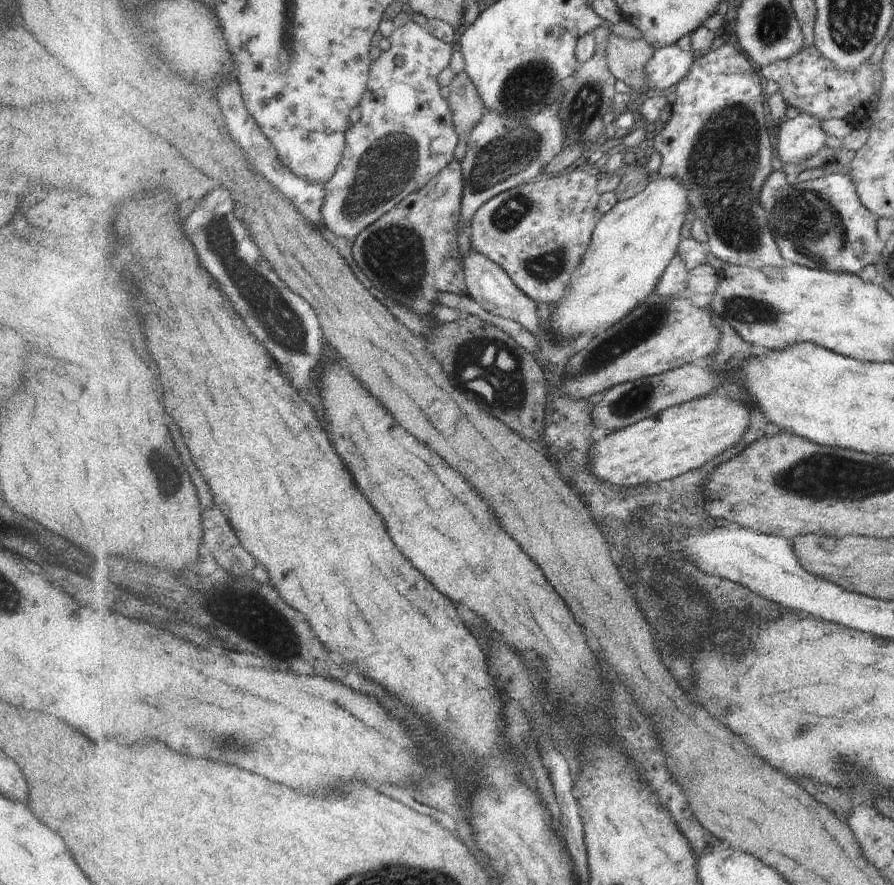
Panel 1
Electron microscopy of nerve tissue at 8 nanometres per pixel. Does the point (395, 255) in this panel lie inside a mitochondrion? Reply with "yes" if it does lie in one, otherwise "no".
yes

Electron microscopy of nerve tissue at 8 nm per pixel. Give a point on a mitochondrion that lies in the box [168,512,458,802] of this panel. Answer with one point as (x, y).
(283, 641)

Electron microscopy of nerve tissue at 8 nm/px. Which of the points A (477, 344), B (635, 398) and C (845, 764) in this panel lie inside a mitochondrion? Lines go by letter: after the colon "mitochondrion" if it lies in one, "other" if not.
A: mitochondrion
B: mitochondrion
C: other

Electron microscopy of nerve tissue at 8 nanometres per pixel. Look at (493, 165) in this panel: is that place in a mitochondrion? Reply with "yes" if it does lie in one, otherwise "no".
yes

